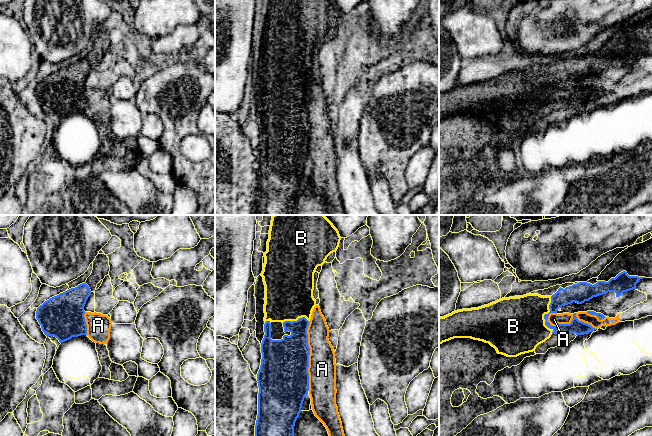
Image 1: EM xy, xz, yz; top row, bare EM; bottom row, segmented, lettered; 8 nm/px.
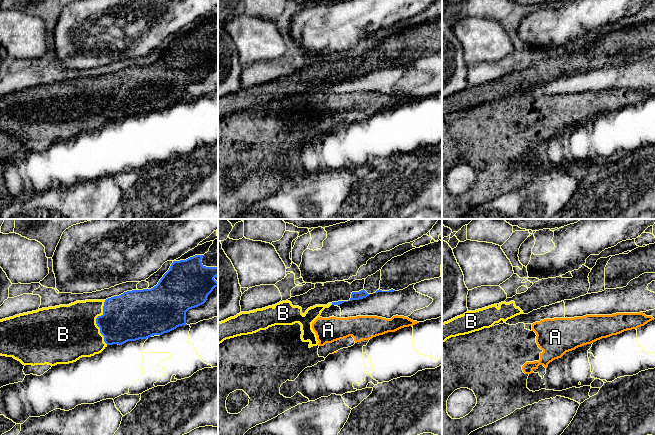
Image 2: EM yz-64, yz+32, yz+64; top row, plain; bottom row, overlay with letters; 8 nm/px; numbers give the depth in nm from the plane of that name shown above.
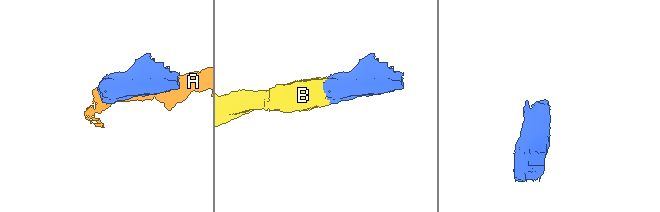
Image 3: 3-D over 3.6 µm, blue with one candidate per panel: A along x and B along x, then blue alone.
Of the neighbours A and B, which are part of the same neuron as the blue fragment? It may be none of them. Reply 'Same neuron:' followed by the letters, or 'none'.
Same neuron: B

